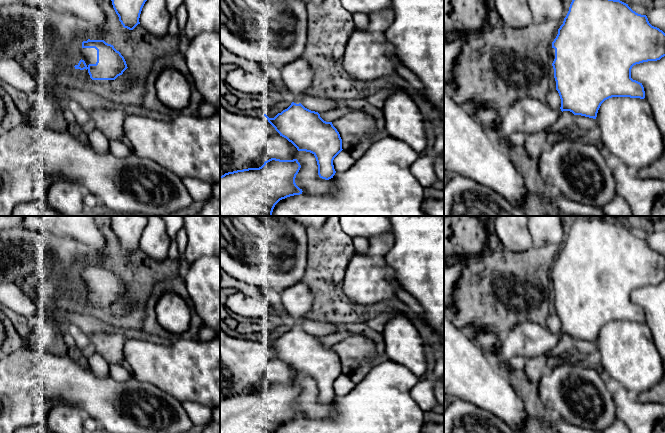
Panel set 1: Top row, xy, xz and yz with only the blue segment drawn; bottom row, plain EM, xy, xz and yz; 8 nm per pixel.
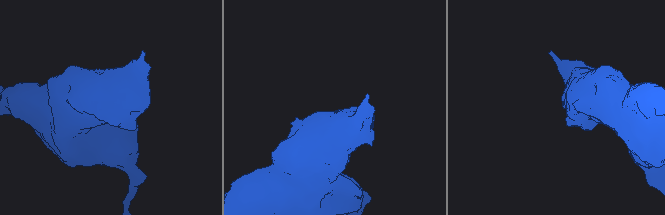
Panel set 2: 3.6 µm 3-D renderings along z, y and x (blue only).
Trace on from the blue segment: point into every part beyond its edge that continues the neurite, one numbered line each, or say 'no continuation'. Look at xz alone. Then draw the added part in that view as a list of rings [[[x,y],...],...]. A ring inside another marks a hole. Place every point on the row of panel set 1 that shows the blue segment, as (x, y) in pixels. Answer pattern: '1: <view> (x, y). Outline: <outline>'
1: xz (297, 75). Outline: [[[299,59],[281,67],[280,72],[288,93],[293,96],[292,102],[299,104],[313,82],[314,71],[306,61]]]

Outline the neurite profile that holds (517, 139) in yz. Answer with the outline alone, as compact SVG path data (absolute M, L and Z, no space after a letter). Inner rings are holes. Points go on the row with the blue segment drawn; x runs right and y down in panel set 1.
M520 132L510 135L508 138L513 147L523 147L526 135Z

